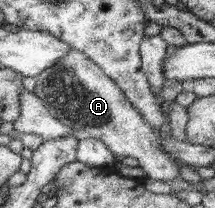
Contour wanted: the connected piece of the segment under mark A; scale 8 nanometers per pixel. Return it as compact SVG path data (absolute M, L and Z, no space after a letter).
M70 50L61 57L55 66L42 71L37 75L33 93L44 102L50 115L59 119L64 125L76 129L80 134L99 139L115 156L134 157L139 161L139 167L143 169L144 179L156 179L156 181L174 181L180 176L179 164L169 153L166 153L160 145L160 134L134 109L134 106L124 96L110 76L103 72L90 58L81 51Z

